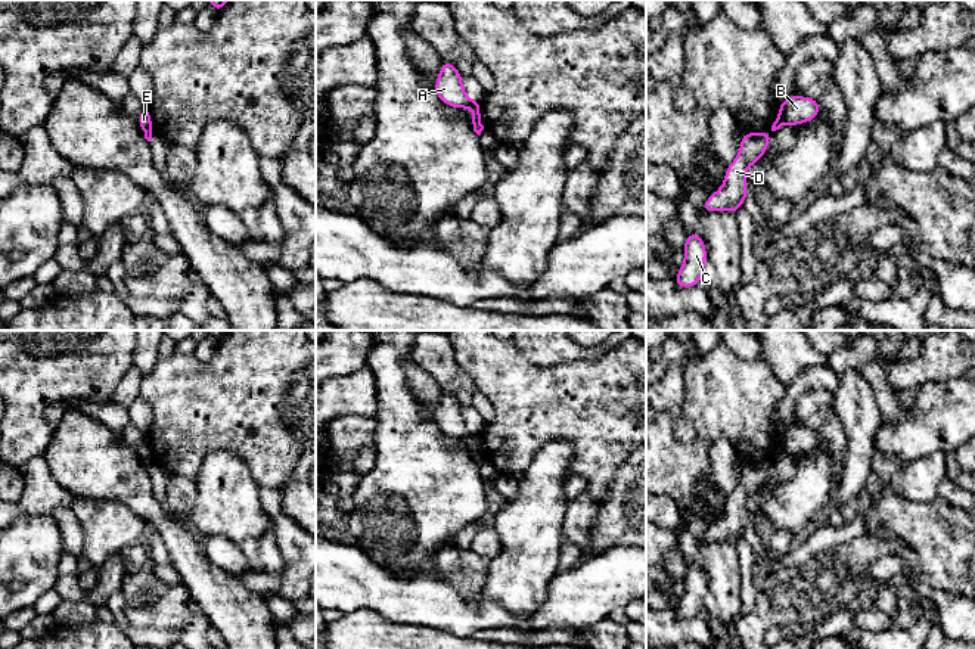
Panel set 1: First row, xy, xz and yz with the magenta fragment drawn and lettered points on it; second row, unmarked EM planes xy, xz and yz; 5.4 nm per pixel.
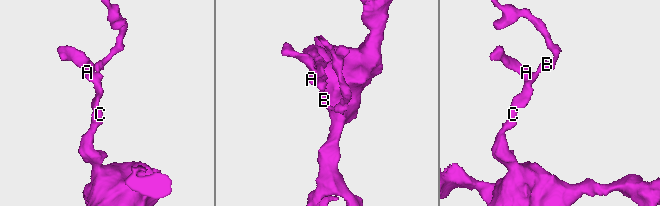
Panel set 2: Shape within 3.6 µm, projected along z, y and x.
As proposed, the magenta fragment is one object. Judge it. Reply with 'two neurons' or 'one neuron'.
two neurons

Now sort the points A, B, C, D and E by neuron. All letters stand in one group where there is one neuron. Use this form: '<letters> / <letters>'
A C D / B E

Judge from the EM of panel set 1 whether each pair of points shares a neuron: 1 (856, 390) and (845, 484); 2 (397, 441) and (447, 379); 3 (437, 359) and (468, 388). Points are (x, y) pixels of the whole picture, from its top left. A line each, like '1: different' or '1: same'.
1: same
2: different
3: same

